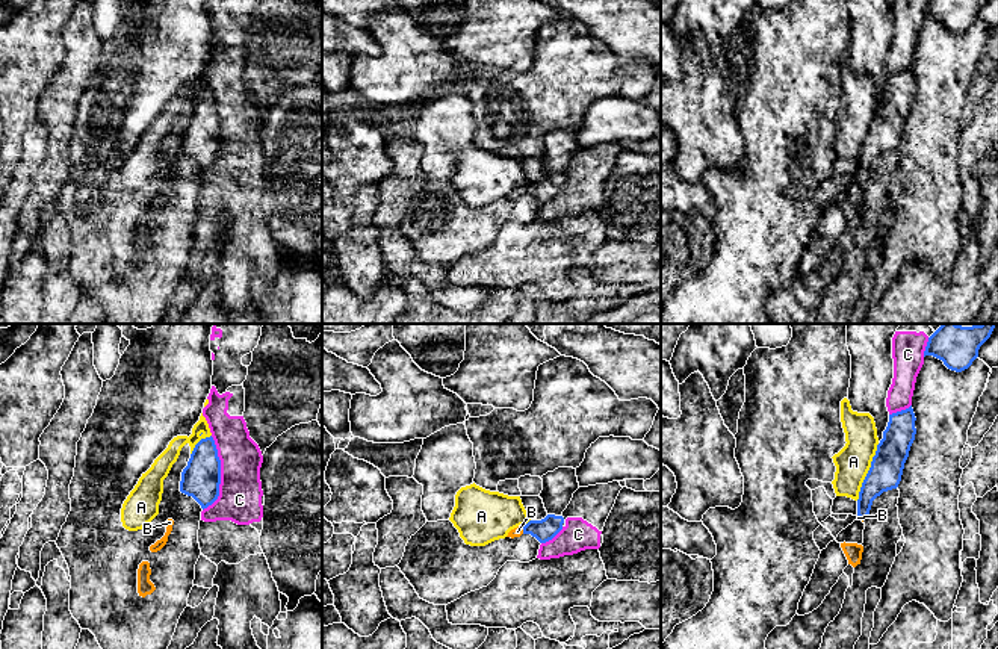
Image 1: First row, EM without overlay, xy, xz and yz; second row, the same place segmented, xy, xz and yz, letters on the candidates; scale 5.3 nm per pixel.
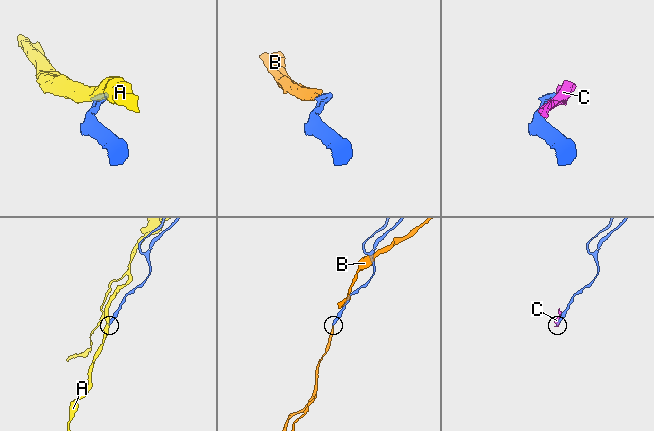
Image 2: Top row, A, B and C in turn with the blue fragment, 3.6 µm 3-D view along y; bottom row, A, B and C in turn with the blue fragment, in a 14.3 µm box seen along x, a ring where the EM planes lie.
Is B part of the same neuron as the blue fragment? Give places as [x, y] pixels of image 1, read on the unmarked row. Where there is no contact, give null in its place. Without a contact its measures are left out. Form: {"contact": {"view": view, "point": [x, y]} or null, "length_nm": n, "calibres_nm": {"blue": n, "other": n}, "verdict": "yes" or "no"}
{"contact": {"view": "xz", "point": [523, 191]}, "length_nm": 50, "calibres_nm": {"blue": 120, "other": 50}, "verdict": "yes"}

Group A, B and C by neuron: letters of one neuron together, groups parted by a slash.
A / B / C

